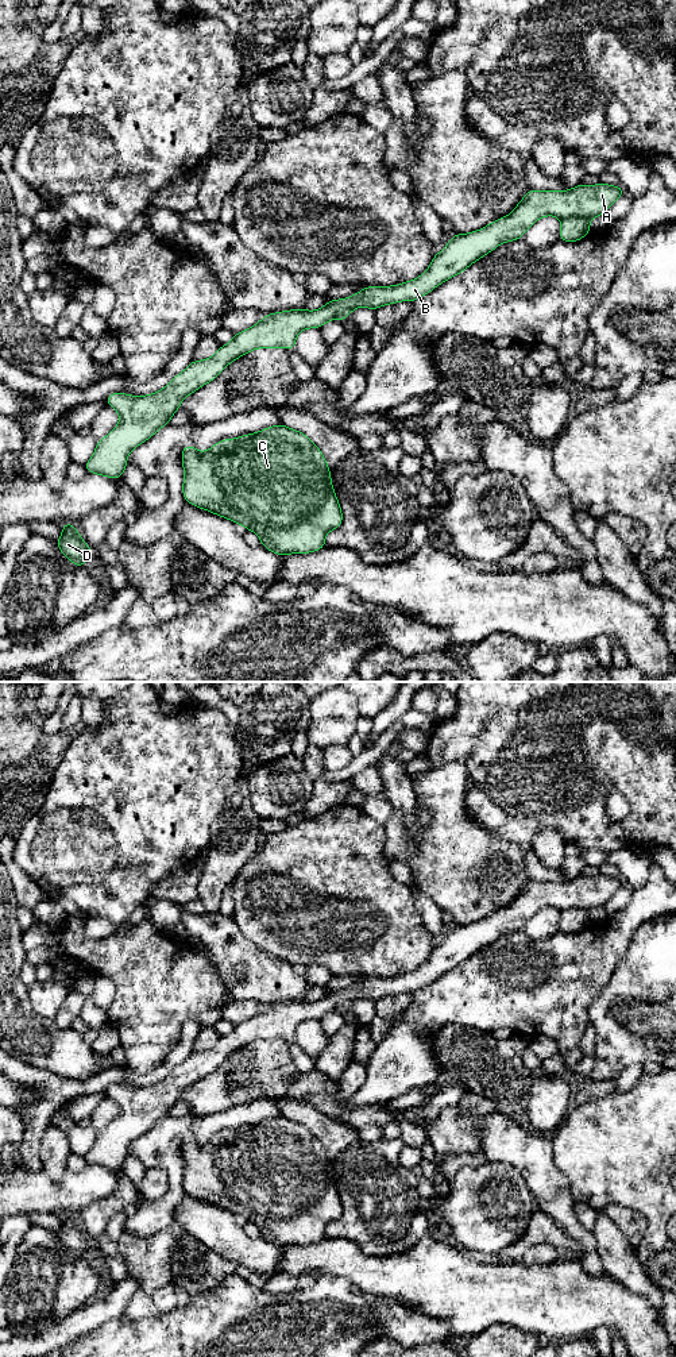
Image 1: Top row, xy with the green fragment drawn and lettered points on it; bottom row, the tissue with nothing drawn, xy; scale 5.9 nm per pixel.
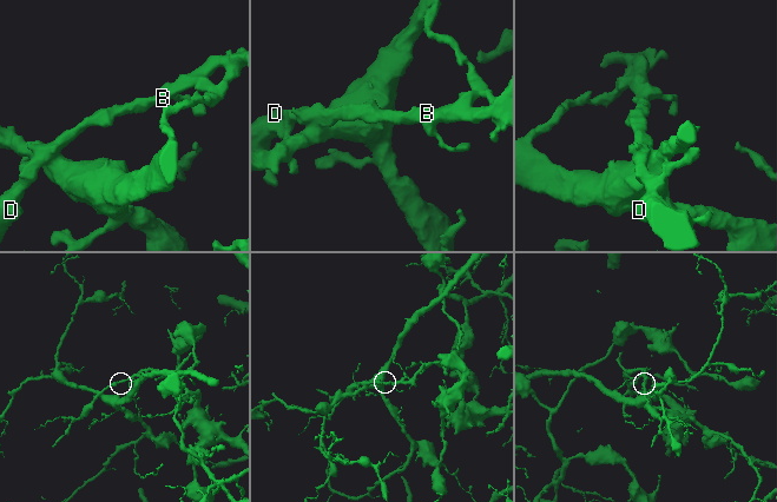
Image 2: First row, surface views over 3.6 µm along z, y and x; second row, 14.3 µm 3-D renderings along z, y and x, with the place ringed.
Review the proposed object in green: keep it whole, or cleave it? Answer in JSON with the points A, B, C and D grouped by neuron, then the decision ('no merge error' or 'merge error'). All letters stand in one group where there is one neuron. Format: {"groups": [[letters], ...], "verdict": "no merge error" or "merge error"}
{"groups": [["A", "B"], ["C", "D"]], "verdict": "merge error"}

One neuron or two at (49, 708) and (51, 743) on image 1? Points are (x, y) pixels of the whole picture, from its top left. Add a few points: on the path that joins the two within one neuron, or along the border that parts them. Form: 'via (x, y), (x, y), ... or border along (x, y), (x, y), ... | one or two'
border along (37, 696), (37, 708), (46, 717) | two

